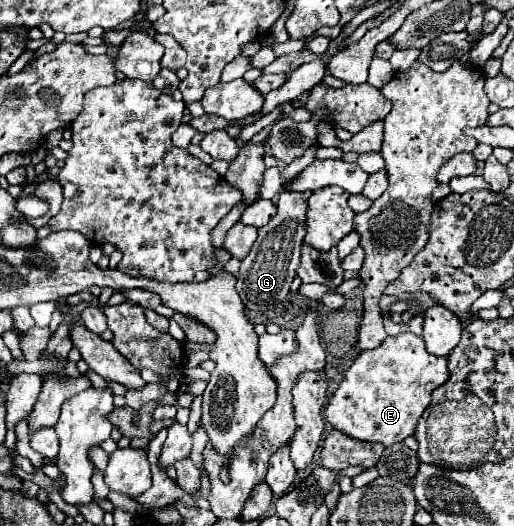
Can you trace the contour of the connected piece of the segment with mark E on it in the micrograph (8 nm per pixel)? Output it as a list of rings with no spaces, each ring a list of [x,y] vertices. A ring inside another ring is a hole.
[[[402,332],[388,336],[378,348],[362,352],[348,368],[340,388],[324,410],[326,420],[356,440],[392,446],[416,432],[416,424],[430,406],[432,390],[448,380],[448,358],[428,354],[424,340]]]

